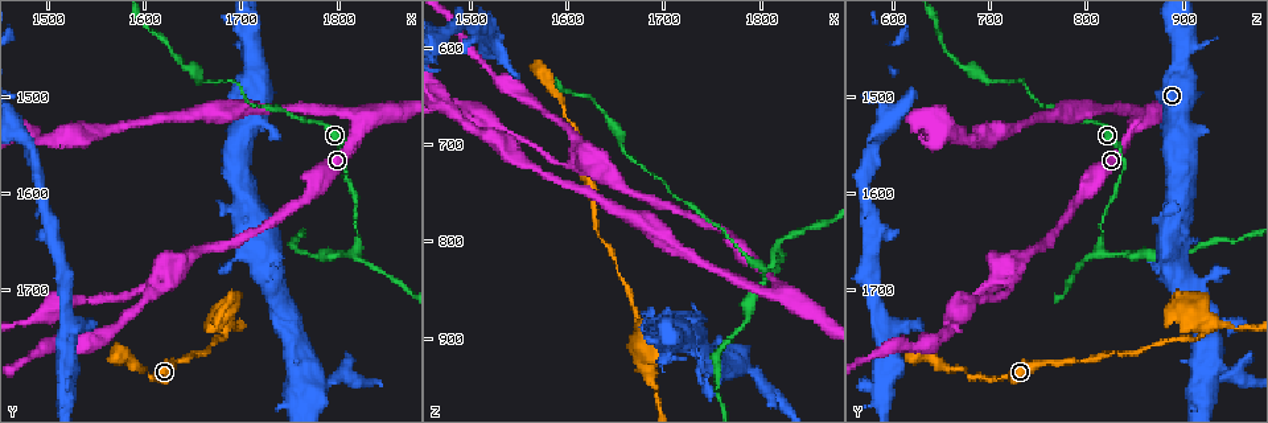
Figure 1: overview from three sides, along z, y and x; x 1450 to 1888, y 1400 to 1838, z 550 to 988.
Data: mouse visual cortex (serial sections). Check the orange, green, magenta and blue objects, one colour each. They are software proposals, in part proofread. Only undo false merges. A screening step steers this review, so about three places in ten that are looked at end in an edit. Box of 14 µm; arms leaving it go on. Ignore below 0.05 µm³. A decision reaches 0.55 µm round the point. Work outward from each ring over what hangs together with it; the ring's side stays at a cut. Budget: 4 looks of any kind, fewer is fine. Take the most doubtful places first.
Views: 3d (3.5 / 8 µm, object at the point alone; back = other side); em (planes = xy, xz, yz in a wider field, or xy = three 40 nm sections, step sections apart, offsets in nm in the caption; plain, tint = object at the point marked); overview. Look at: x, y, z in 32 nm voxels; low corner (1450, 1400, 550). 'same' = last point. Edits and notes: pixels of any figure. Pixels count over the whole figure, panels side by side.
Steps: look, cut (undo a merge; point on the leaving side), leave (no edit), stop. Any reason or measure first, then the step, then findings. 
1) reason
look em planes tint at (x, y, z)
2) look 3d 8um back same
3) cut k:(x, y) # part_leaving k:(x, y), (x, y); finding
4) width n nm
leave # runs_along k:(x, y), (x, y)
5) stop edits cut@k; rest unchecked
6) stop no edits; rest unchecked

sharp bend
look 3d 3.5um back at (1815, 1660, 815)

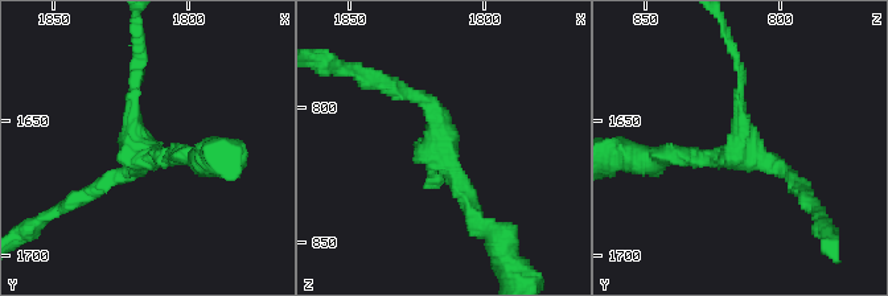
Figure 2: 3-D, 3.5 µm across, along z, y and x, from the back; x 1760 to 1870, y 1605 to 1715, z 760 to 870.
arms 3; arm_widths 100, 200, 200 nm; need the tissue
look em xy step 5 tint at (1819, 1661, 815)

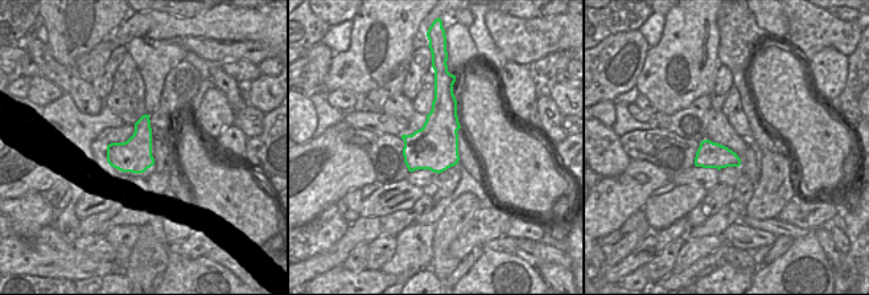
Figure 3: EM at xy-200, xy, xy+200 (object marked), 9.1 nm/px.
leave # runs_along 2:(738, 64), (741, 148), (666, 156); one cell here

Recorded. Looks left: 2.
sharp bend
look 3d 3.5um at (1620, 1685, 725)

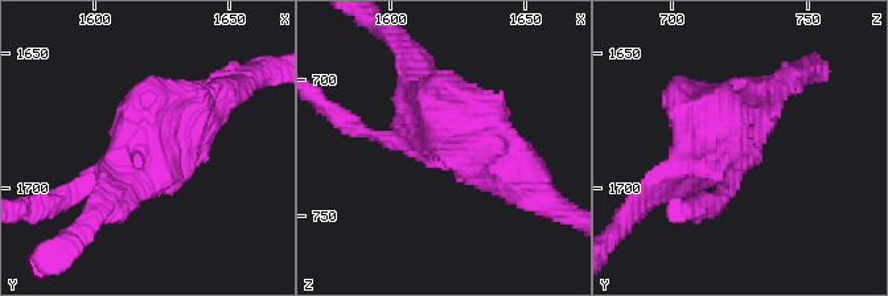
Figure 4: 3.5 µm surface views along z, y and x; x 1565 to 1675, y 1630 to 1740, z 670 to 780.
look em xy step 3 tint at (1618, 1685, 726)

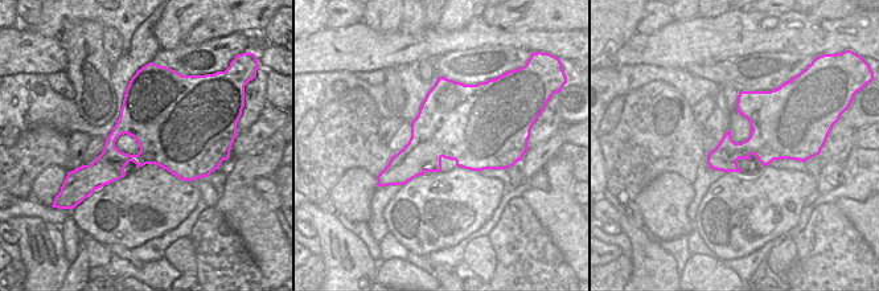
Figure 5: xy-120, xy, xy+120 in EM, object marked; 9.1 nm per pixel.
width 700 nm
leave # runs_along 4:(772, 85), (683, 183), (664, 186); one cell here

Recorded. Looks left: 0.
stop no edits; rest unchecked

